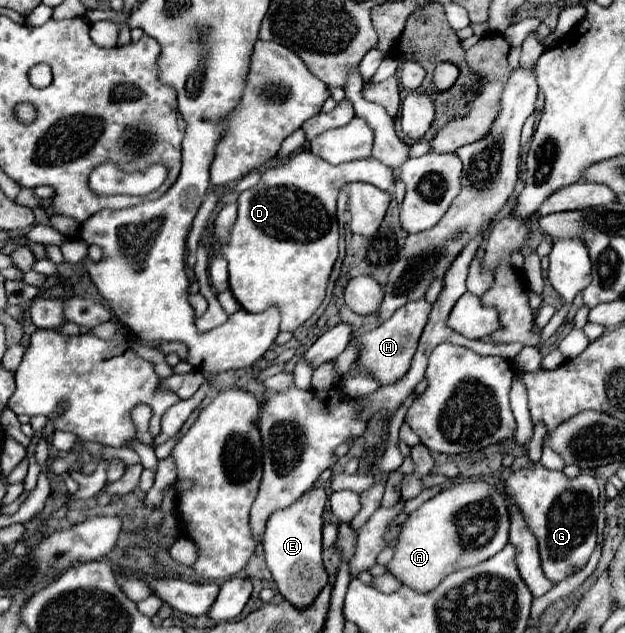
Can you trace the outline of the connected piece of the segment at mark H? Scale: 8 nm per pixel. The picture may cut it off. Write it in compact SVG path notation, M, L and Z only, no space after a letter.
M421 297L419 301L413 301L411 305L405 305L403 309L399 309L393 317L389 317L377 329L363 333L361 337L355 337L351 341L351 343L361 343L363 351L361 351L359 363L363 367L367 367L371 371L371 375L375 379L379 379L383 385L393 383L407 373L407 369L411 365L411 357L417 349L417 341L421 337L423 325L427 323L427 313L431 313L431 305L433 303L429 303L425 297Z

